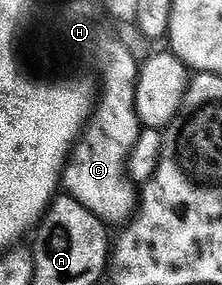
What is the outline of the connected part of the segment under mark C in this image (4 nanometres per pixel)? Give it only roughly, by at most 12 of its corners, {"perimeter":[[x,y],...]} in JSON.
{"perimeter":[[138,113],[102,115],[62,172],[65,194],[103,223],[136,211]]}

